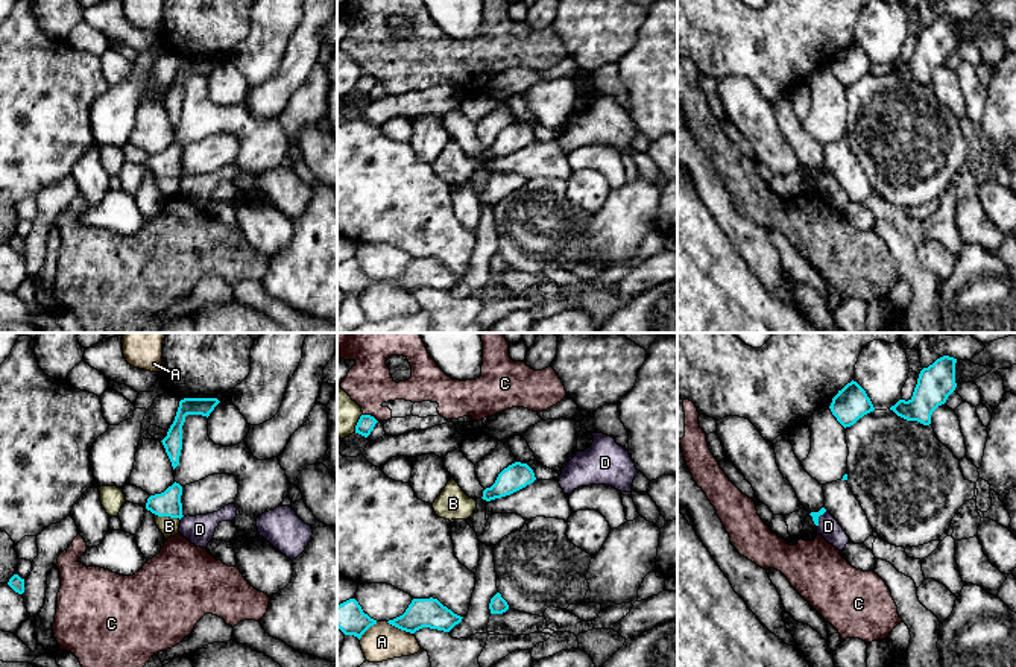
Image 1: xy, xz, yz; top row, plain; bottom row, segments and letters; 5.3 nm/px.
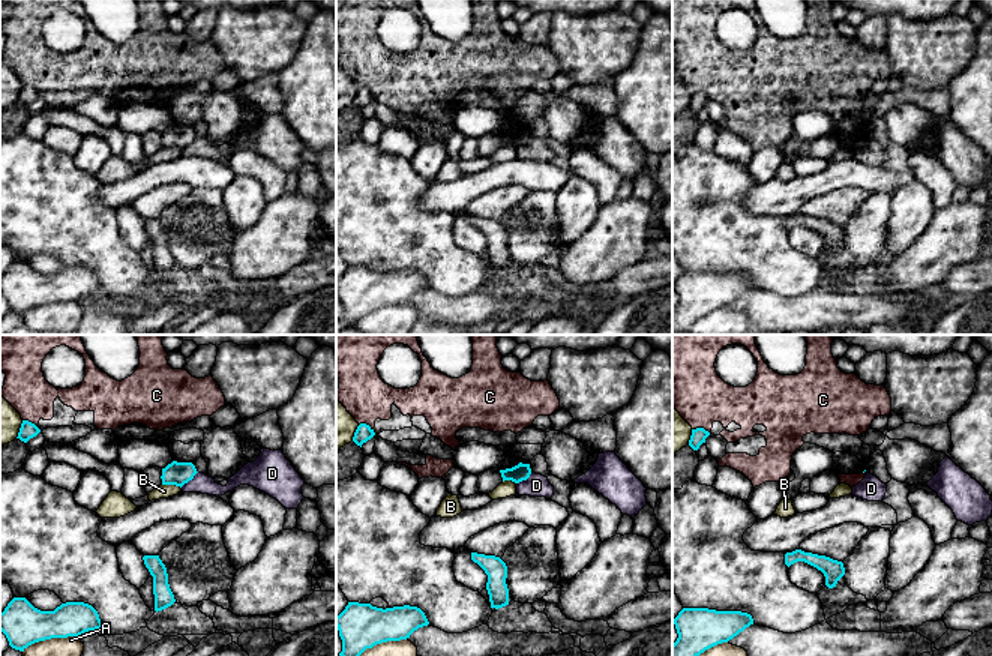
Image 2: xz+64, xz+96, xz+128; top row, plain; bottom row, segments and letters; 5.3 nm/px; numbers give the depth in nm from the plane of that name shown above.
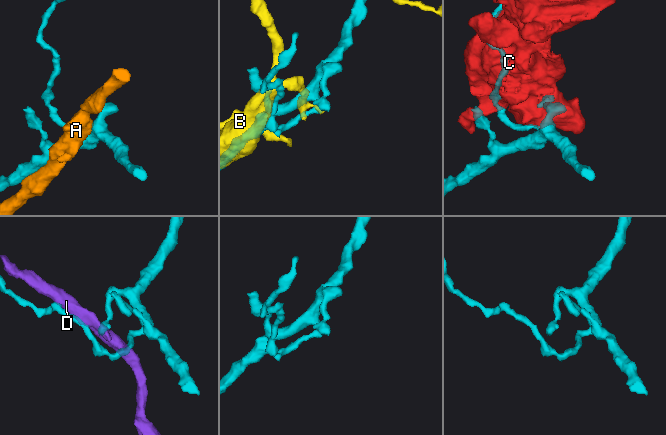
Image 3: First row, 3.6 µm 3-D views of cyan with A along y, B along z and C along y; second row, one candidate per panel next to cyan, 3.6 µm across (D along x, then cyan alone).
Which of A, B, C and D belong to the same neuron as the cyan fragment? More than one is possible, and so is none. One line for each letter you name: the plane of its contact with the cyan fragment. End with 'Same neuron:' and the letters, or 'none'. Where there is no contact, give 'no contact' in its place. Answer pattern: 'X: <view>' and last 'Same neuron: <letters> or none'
Same neuron: none

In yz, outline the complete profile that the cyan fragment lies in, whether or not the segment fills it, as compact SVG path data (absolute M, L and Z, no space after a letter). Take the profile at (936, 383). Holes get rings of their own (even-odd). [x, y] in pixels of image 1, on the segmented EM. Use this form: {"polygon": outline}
{"polygon": "M943 356L928 368L923 368L913 397L908 401L899 400L890 410L907 421L929 425L932 412L945 404L957 387L955 363L957 359Z"}

